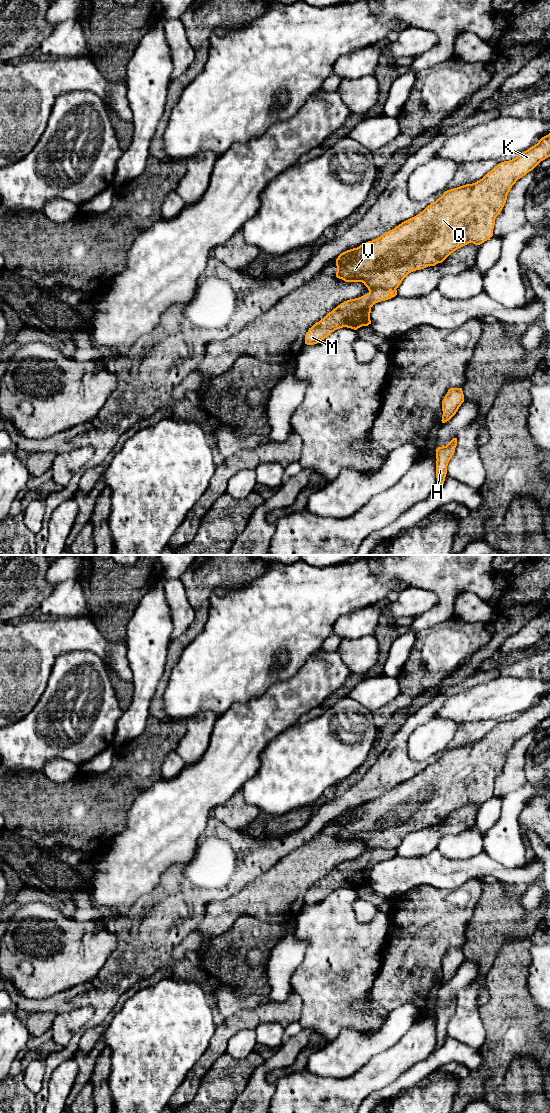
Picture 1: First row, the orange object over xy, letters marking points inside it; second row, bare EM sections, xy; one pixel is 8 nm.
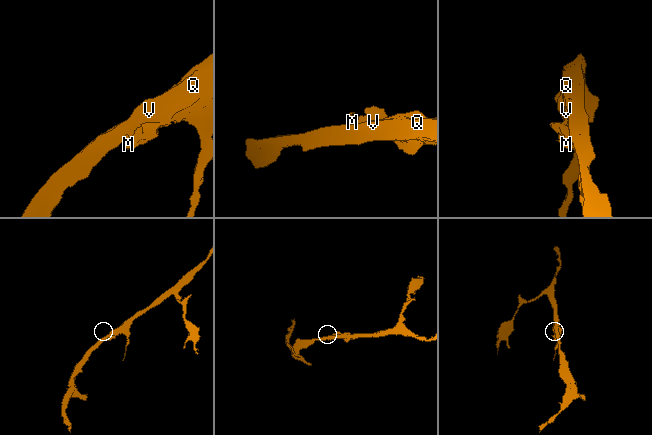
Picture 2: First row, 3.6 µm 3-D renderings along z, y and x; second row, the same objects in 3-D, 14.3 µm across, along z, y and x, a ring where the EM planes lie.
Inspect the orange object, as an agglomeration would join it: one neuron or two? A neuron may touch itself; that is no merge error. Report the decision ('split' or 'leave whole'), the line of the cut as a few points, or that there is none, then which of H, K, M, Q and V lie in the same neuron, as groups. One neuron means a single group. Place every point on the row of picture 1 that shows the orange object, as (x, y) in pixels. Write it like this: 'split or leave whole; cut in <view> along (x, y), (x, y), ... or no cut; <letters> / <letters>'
split; cut in xy along (395, 288), (372, 288), (369, 291); H K Q V / M

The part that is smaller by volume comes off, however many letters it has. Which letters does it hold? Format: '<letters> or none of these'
M

